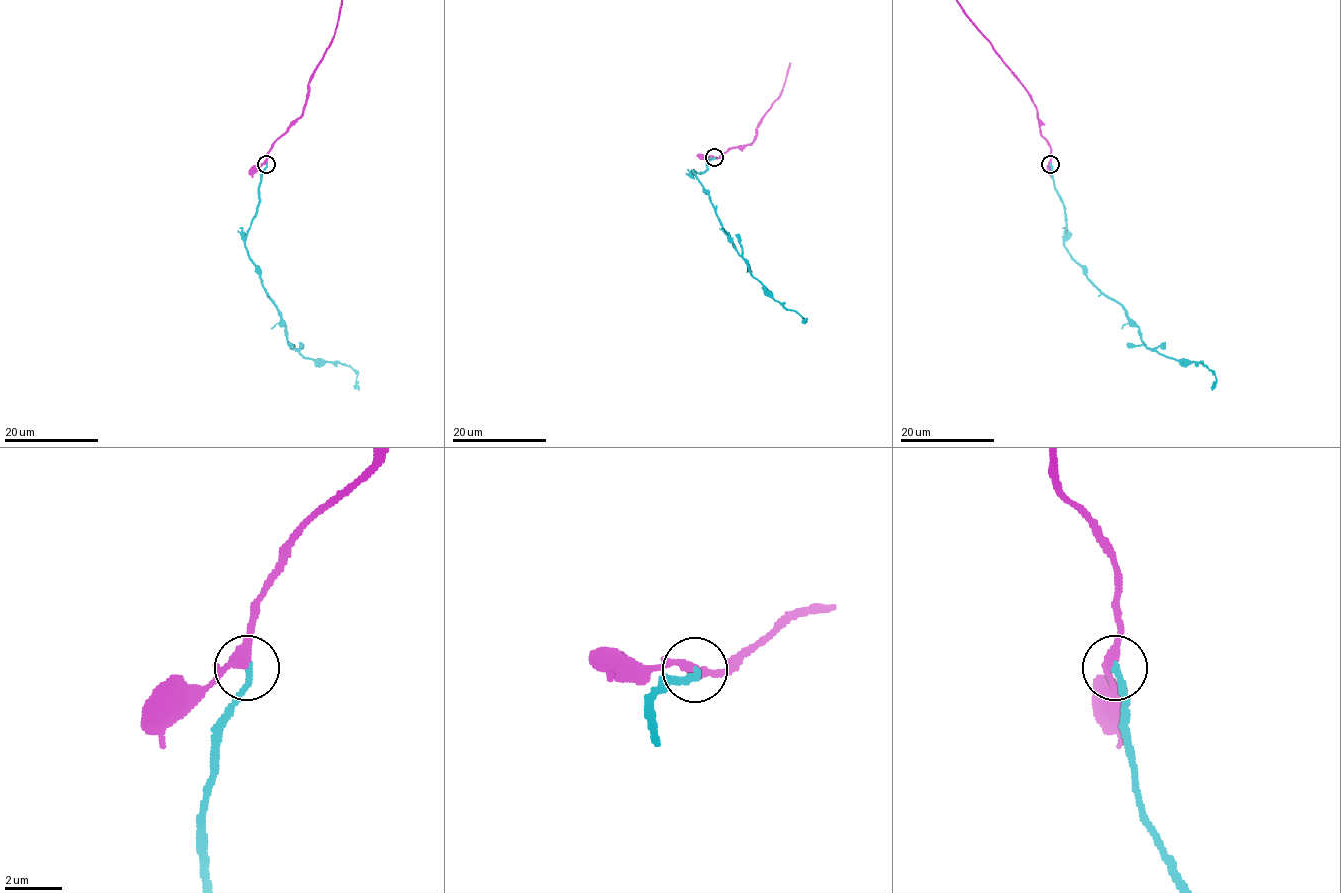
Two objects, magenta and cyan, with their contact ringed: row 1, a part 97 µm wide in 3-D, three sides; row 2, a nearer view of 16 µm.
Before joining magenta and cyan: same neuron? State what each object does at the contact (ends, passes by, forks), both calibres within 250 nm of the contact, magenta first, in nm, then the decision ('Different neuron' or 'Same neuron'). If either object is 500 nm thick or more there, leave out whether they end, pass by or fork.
At the ring magenta passes by. At the ring cyan ends. Thickness 300 nm (magenta) against 200 nm. Same neuron

